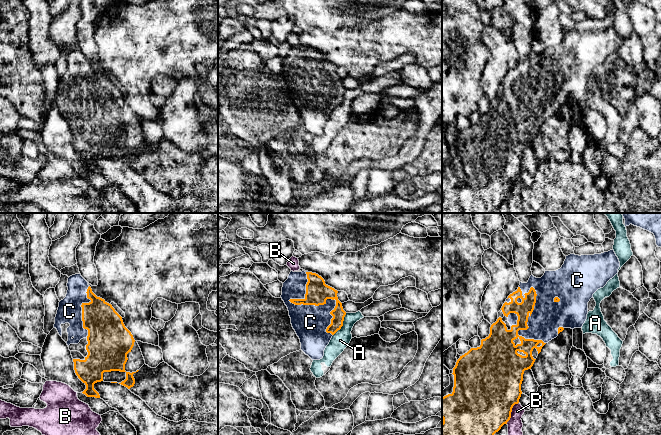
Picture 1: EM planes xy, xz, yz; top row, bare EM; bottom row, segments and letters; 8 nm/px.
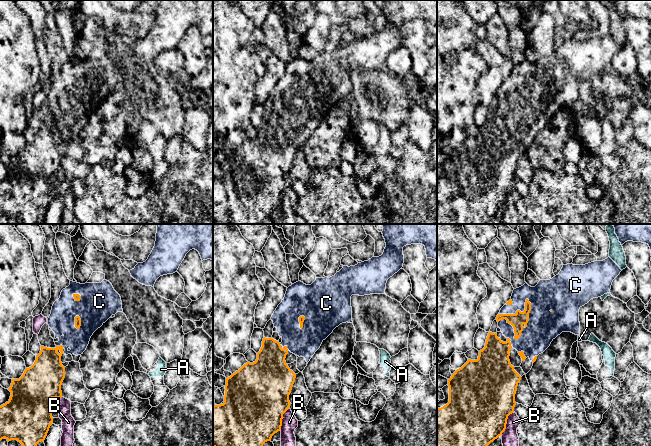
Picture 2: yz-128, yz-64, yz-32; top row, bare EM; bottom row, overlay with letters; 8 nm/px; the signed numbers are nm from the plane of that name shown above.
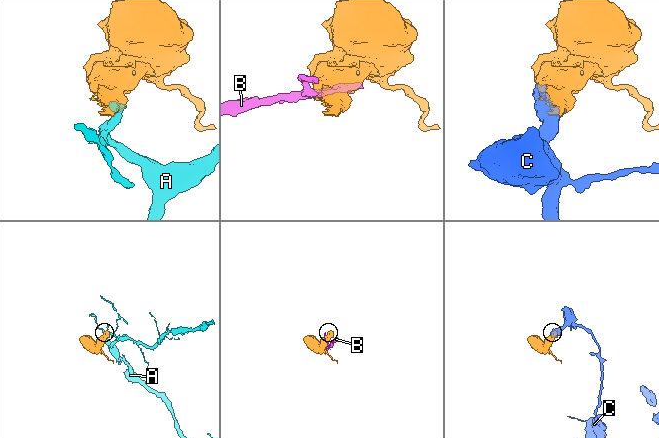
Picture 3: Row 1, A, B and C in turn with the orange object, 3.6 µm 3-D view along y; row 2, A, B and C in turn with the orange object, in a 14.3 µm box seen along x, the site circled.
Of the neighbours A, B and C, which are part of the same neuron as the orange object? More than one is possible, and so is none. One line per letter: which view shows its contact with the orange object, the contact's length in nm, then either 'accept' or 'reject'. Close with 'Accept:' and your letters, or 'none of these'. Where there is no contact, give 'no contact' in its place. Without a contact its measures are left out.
A: xz | 220 nm | reject
B: yz | 200 nm | reject
C: xz | 550 nm | accept
Accept: C

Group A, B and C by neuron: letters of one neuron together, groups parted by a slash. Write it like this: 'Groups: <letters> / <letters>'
Groups: A / B / C

